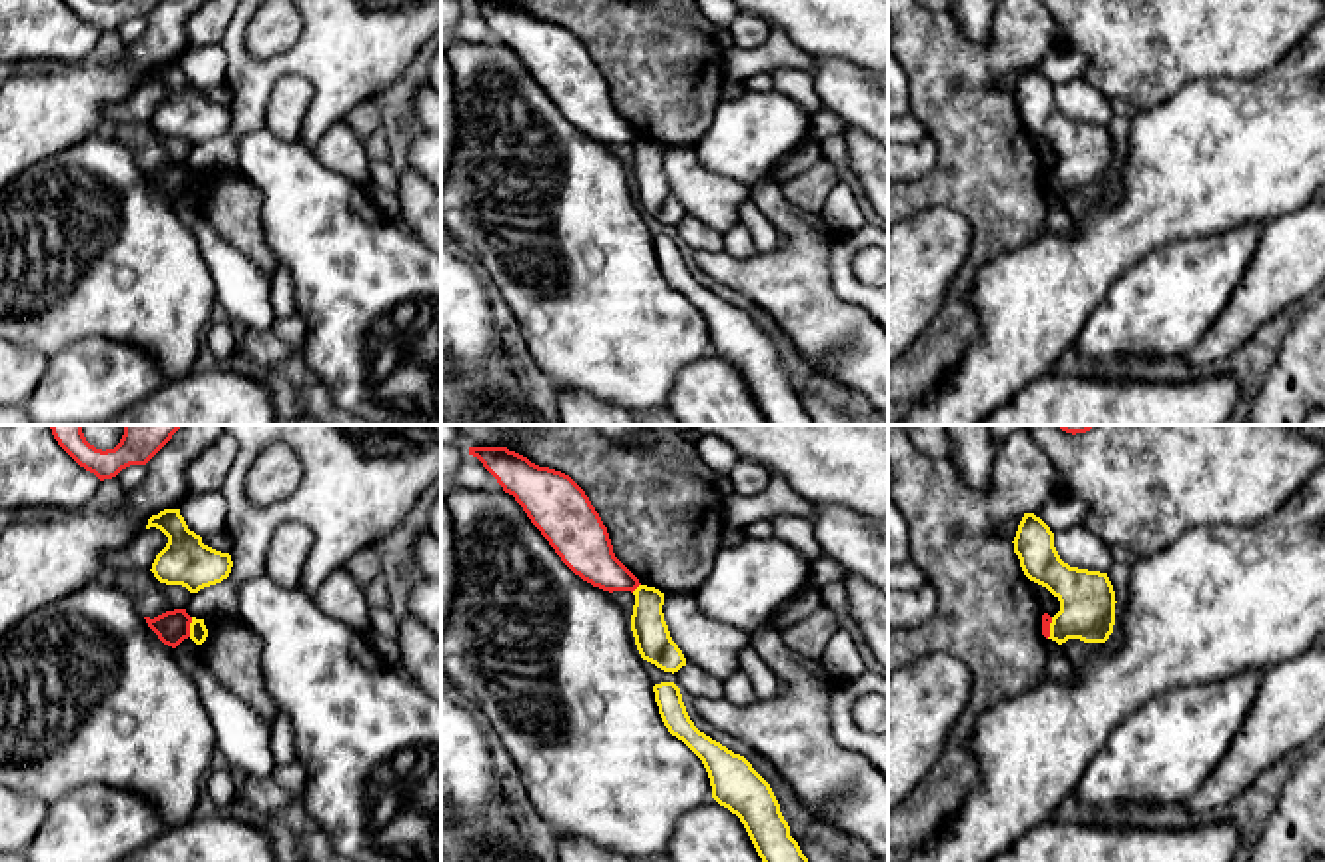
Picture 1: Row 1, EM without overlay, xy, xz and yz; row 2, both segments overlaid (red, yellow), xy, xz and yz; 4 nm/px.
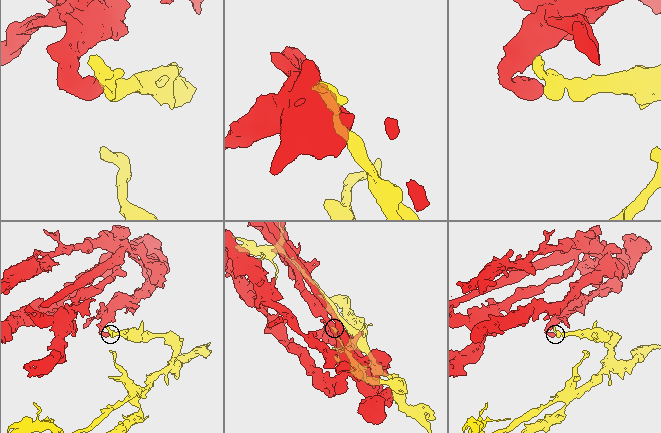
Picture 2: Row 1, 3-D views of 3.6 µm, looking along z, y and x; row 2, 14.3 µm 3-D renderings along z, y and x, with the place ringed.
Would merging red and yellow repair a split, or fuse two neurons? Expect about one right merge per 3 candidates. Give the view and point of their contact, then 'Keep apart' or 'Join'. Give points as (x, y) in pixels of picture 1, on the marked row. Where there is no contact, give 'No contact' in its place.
Touches red at xy (188, 627). Keep apart

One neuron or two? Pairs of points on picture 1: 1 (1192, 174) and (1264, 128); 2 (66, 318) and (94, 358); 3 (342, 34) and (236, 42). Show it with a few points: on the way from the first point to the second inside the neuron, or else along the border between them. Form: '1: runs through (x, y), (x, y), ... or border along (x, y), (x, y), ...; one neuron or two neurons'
1: runs through (1210, 162), (1222, 152), (1246, 146); one neuron
2: border along (128, 342), (82, 338), (50, 360); two neurons
3: runs through (314, 56), (284, 64), (258, 64); one neuron

